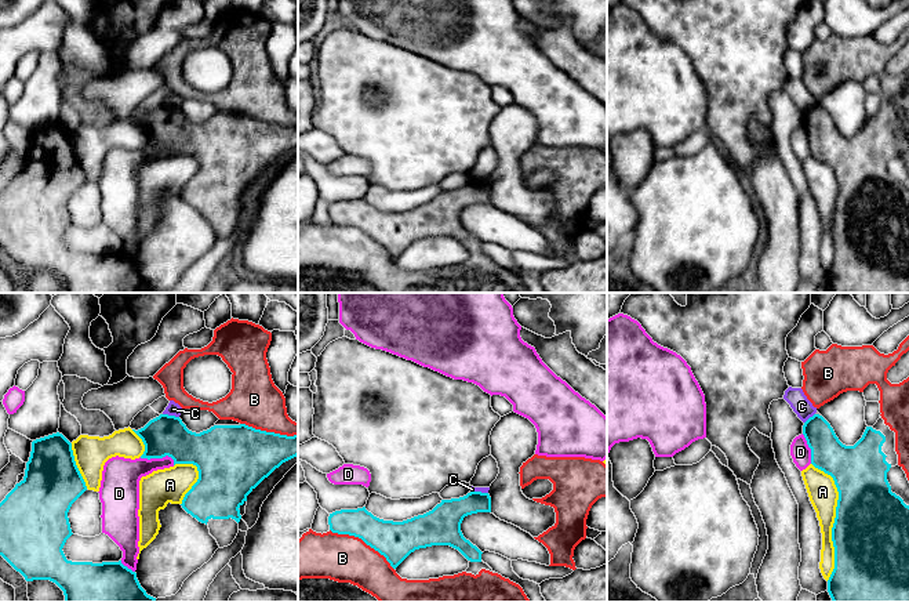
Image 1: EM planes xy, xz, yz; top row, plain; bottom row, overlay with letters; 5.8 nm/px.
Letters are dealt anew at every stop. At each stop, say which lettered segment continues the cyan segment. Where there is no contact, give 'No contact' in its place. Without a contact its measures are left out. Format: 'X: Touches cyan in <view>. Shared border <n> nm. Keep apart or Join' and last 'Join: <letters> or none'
A: Touches cyan in yz. Shared border 700 nm. Keep apart
B: Touches cyan in xz. Shared border 440 nm. Join
C: Touches cyan in xy. Shared border 100 nm. Keep apart
D: Touches cyan in xy. Shared border 220 nm. Keep apart
Join: B

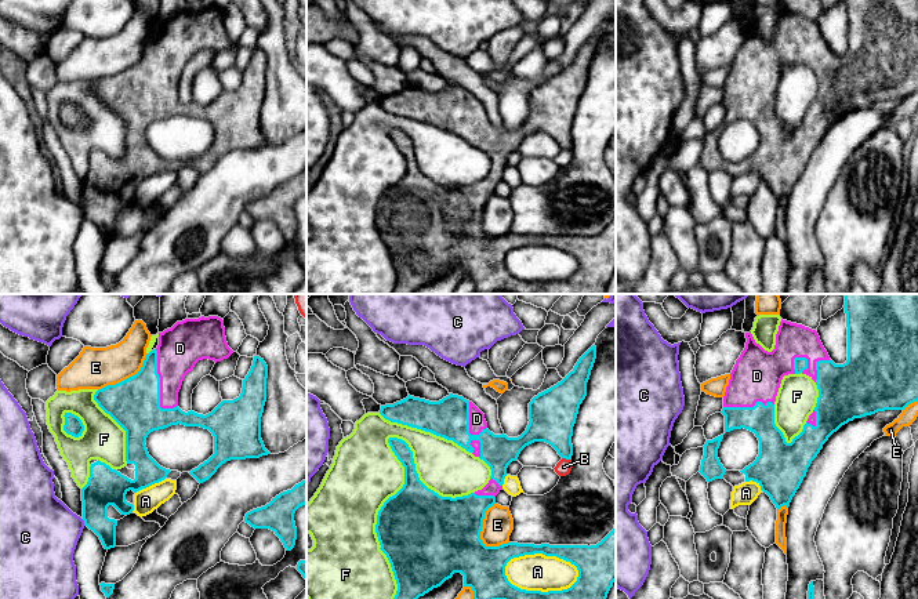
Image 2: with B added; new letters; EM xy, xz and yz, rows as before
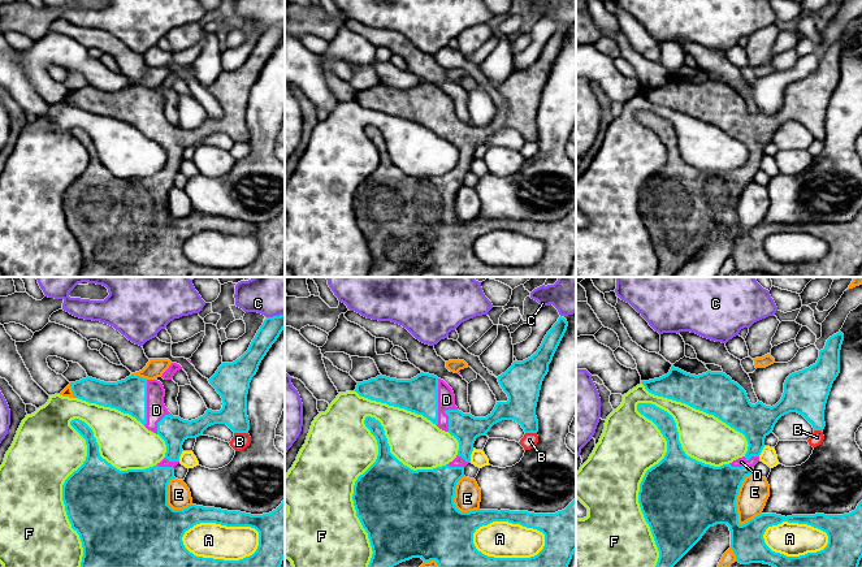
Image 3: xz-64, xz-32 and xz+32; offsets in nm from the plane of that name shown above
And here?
A: Touches cyan in xz. Shared border 440 nm. Keep apart
B: Touches cyan in xz. Shared border 60 nm. Keep apart
C: Touches cyan in xy. Shared border 40 nm. Keep apart
D: Touches cyan in xy. Shared border 360 nm. Join
E: Touches cyan in xz. Shared border 260 nm. Keep apart
F: Touches cyan in xz. Shared border 950 nm. Keep apart
Join: D

